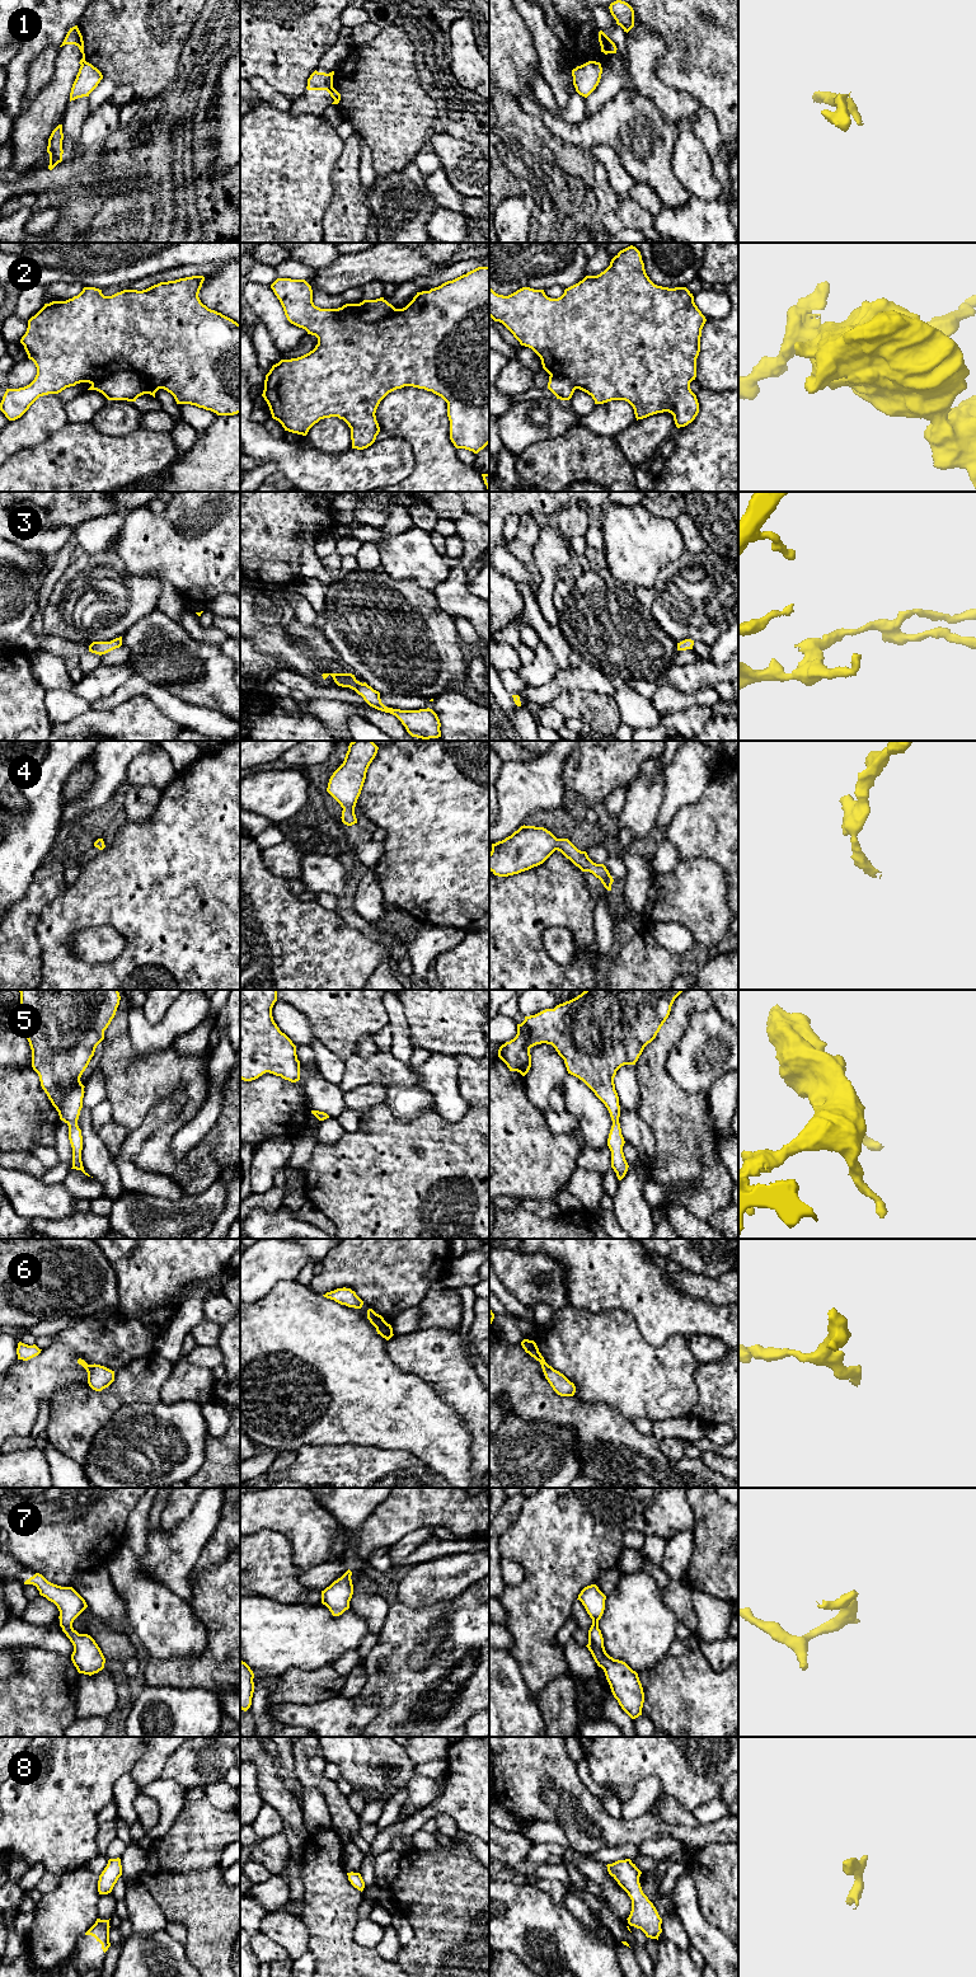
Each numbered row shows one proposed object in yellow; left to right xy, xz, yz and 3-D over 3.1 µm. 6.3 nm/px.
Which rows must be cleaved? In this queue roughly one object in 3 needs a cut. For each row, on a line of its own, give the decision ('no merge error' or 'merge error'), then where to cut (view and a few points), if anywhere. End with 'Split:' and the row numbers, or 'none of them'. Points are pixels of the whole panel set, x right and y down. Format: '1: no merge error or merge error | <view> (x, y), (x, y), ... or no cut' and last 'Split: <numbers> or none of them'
1: merge error | xy (85, 61), (81, 65)
2: merge error | xy (92, 384), (115, 372), (136, 371), (146, 384), (148, 391)
3: no merge error | no cut
4: no merge error | no cut
5: no merge error | no cut
6: no merge error | no cut
7: no merge error | no cut
8: no merge error | no cut
Split: 1, 2

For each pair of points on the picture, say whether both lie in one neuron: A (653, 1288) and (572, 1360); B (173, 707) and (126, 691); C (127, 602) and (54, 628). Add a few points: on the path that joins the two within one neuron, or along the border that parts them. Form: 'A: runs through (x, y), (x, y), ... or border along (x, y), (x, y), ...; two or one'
A: border along (597, 1311), (608, 1309), (627, 1310), (643, 1335); two
B: runs through (162, 698), (149, 689), (137, 689); one
C: runs through (109, 602), (90, 602), (71, 613); one

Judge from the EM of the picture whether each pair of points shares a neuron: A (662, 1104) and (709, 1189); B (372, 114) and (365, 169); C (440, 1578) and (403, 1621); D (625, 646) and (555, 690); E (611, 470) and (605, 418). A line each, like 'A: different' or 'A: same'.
A: same
B: different
C: different
D: same
E: different

